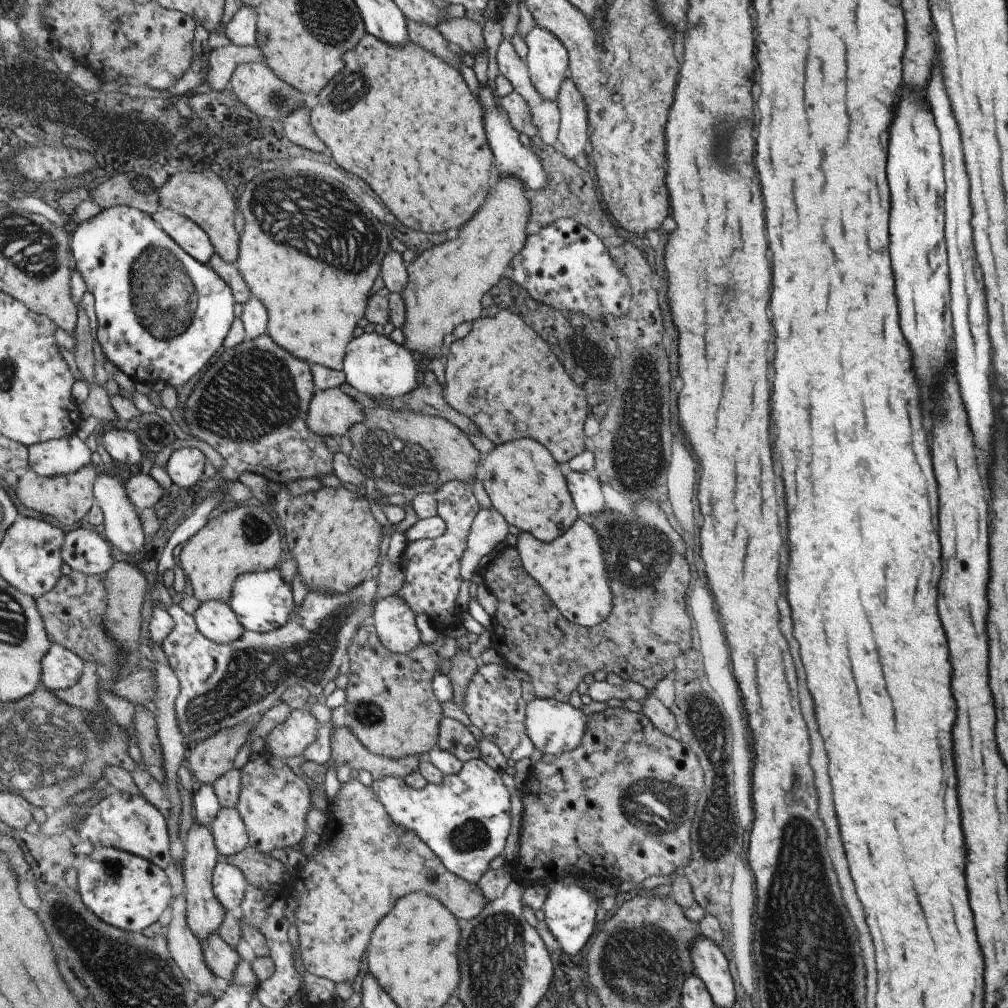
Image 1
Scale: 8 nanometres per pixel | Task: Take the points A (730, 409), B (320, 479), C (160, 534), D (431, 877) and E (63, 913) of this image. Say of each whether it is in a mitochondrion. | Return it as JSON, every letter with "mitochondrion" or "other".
{"A":"other","B":"other","C":"other","D":"mitochondrion","E":"mitochondrion"}

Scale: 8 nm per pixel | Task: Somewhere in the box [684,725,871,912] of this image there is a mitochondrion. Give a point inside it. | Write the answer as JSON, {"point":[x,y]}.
{"point":[714,833]}

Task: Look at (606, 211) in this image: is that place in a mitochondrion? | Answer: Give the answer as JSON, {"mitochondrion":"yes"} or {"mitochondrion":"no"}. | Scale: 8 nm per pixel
{"mitochondrion":"no"}

